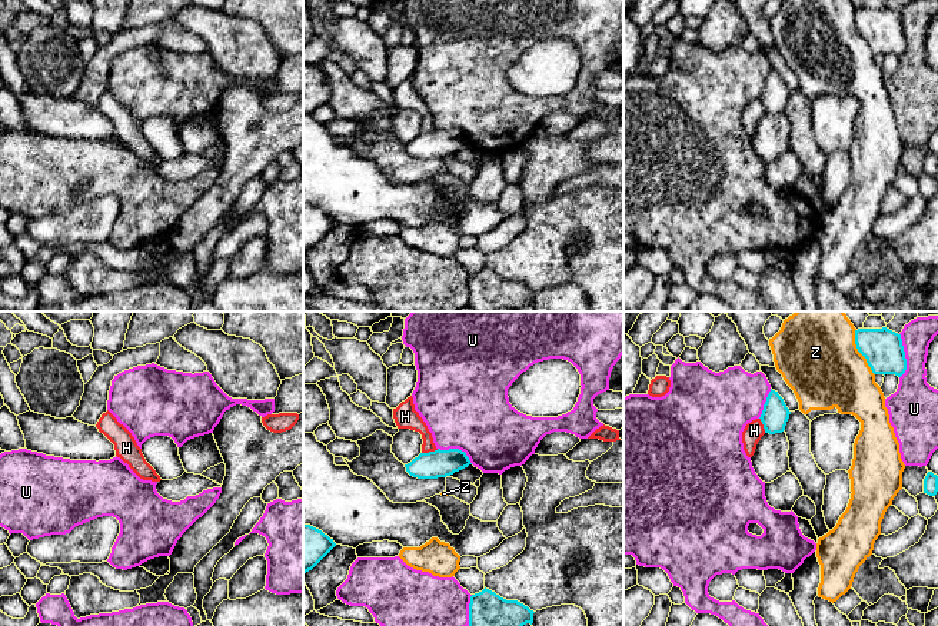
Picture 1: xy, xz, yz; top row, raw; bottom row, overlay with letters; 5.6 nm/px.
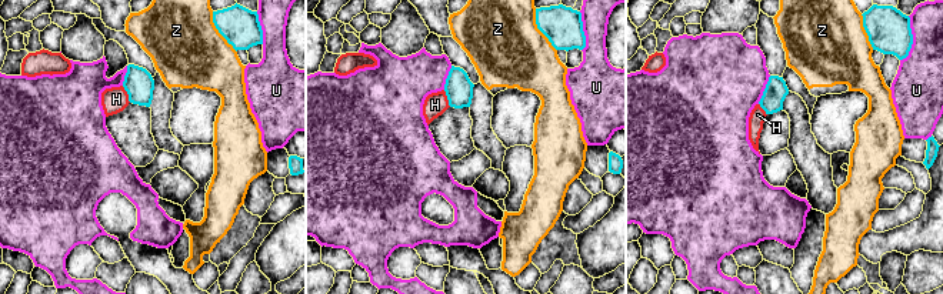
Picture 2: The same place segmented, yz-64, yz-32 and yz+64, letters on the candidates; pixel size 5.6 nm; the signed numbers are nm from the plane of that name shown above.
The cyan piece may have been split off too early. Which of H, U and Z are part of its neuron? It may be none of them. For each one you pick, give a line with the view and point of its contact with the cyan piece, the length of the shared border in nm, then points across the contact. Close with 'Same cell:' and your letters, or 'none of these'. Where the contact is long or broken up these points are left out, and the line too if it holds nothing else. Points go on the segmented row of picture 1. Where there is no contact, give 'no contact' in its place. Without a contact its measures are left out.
Same cell: none of these

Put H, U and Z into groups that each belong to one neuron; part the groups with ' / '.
H / U / Z

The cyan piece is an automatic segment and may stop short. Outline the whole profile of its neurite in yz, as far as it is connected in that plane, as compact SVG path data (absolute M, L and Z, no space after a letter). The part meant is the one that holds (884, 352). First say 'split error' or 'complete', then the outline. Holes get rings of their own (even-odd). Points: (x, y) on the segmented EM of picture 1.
complete | M887 327L858 329L855 330L855 344L874 374L901 377L905 373L907 359L901 334Z

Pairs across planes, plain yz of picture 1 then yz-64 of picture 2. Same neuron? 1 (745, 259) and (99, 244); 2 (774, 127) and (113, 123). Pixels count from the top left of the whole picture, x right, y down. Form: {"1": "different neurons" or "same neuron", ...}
{"1": "same neuron", "2": "same neuron"}

